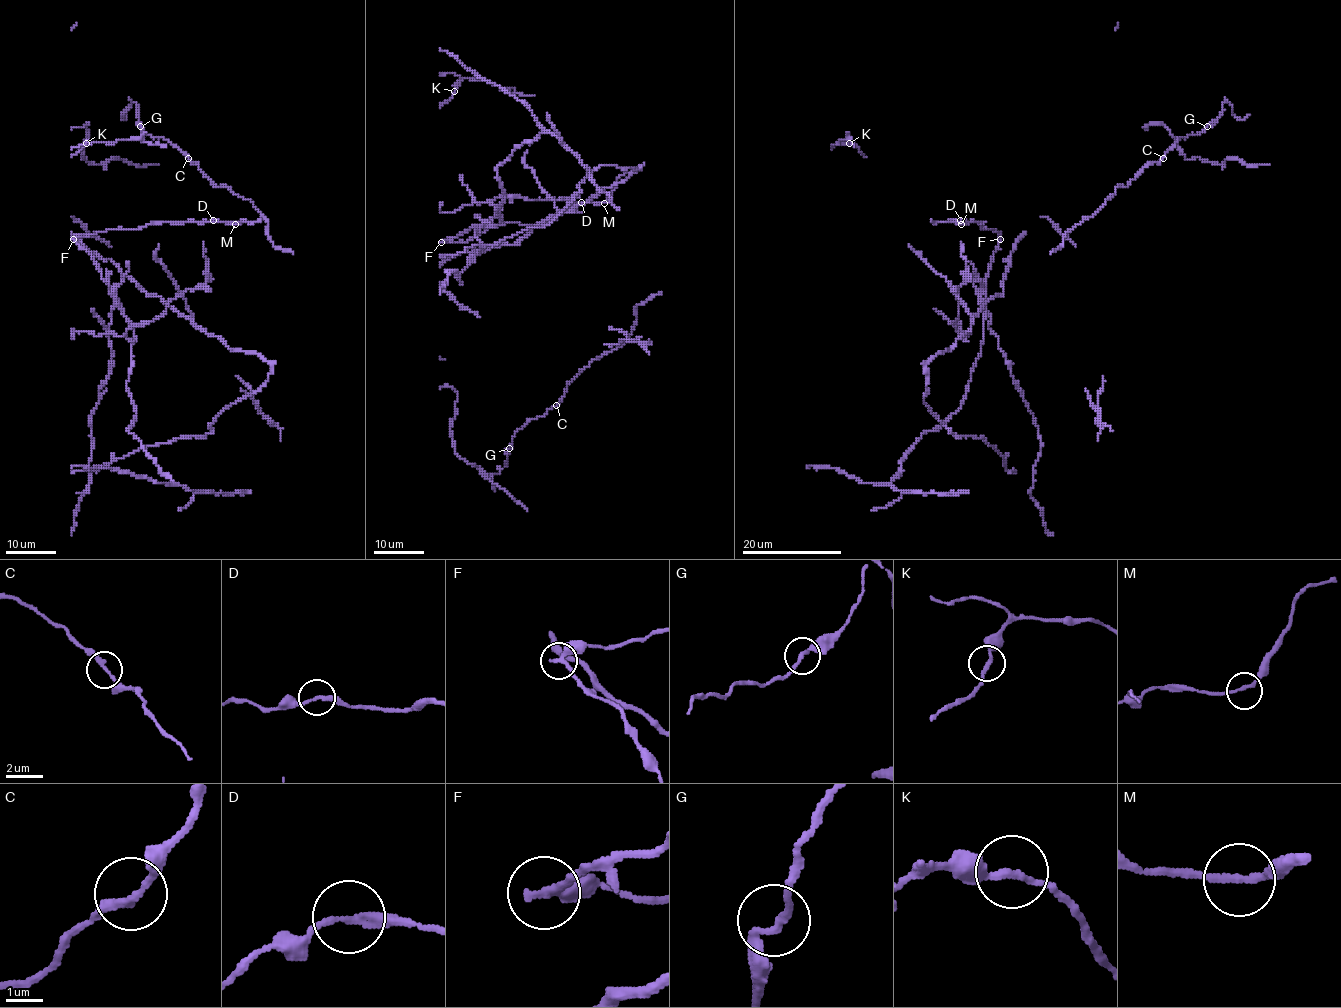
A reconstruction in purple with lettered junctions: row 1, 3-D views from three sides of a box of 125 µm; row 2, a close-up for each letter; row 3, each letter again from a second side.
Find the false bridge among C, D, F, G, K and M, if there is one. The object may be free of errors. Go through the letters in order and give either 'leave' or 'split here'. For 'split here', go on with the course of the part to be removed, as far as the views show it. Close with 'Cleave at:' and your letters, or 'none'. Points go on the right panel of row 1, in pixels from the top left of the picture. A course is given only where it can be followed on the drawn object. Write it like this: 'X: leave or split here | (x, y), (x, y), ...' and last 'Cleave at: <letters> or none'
C: leave
D: leave
F: split here
G: leave
K: leave
M: leave
Cleave at: F

